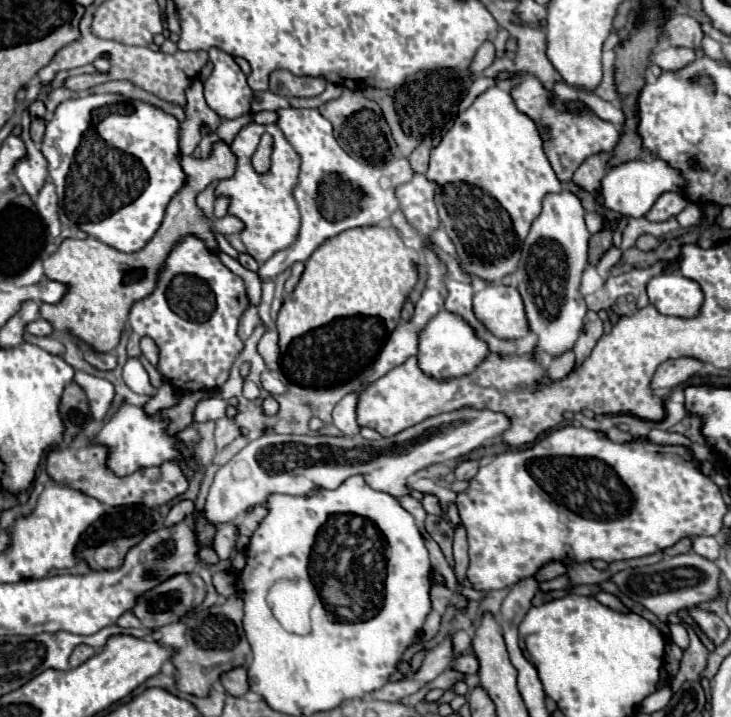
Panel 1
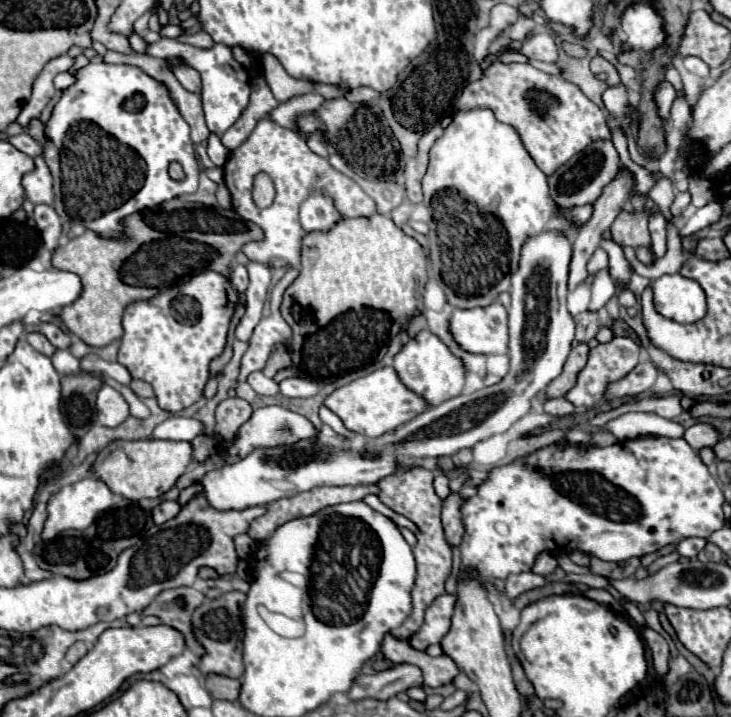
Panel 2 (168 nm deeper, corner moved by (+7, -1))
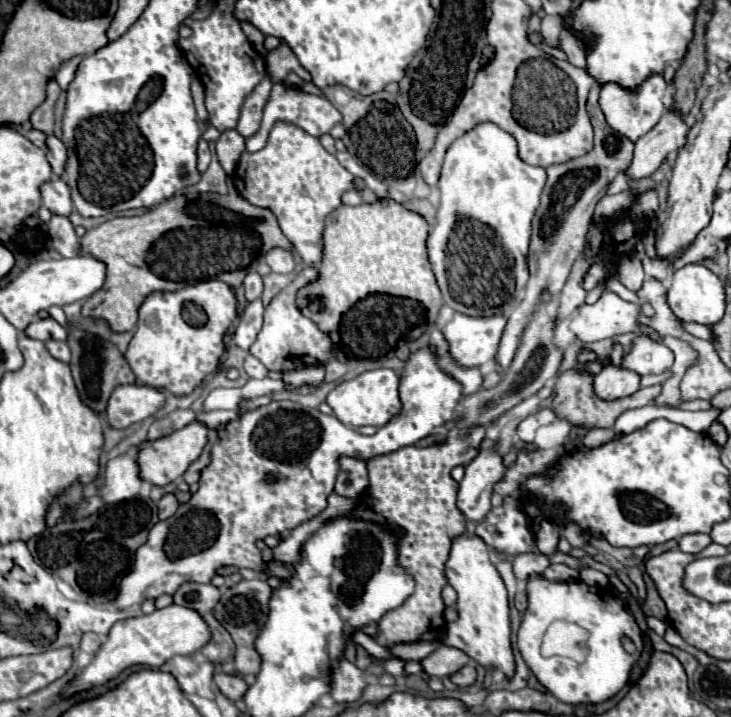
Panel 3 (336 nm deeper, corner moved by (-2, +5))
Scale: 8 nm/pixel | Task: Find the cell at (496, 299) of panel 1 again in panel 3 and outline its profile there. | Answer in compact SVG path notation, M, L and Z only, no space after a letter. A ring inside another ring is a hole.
M454 313L452 321L444 325L444 337L450 343L454 359L464 367L478 367L494 359L498 353L498 341L502 339L502 329L506 327L506 317L466 317L464 313Z

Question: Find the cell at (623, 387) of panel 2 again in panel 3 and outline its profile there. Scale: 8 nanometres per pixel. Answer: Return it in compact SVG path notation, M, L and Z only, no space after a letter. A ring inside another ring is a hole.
M614 343L610 357L614 357L614 365L606 365L596 377L594 377L594 393L600 399L612 401L620 397L628 397L640 389L640 377L638 373L630 373L628 369L618 369L618 357L622 357L622 345Z

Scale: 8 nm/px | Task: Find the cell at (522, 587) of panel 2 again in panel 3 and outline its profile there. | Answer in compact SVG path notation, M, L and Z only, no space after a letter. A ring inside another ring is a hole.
M522 553L522 555L514 557L514 561L512 561L514 575L520 581L528 581L528 577L532 577L532 575L542 575L548 565L550 565L550 559L542 553Z

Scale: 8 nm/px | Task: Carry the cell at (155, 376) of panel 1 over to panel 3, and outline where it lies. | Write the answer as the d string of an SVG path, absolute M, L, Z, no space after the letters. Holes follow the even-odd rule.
M70 325L68 329L68 345L72 349L72 377L76 383L76 389L84 401L86 407L90 407L94 413L104 413L106 405L108 405L108 397L114 391L116 385L124 385L124 383L136 383L136 377L132 373L132 369L128 367L128 363L124 361L122 353L118 353L116 345L112 343L104 343L98 337L84 333L80 329L76 329L74 325Z

